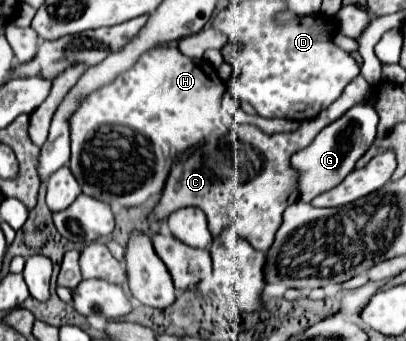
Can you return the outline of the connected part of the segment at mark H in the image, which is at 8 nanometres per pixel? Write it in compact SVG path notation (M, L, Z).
M151 48L139 56L139 60L113 82L87 94L77 110L69 118L71 130L71 162L69 170L77 178L83 194L119 206L143 206L151 198L159 196L167 180L171 162L179 158L187 148L199 144L215 128L215 120L221 110L221 98L227 84L219 78L215 66L211 72L203 66L205 60L193 60L183 56L177 48Z

